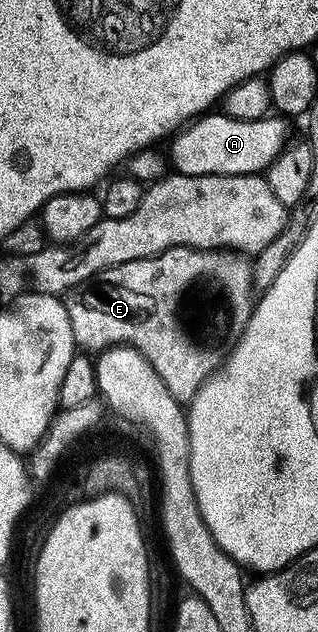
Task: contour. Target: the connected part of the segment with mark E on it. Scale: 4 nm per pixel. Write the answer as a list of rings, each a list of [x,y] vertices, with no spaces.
[[[168,248],[166,252],[160,252],[157,256],[143,258],[135,262],[127,262],[126,264],[103,270],[99,275],[93,276],[90,280],[85,280],[83,283],[76,284],[74,288],[69,289],[68,292],[64,293],[63,301],[66,310],[70,314],[71,326],[73,327],[73,342],[78,349],[100,354],[105,349],[114,346],[137,348],[149,359],[151,366],[155,366],[159,378],[163,378],[167,390],[171,390],[171,394],[175,399],[188,402],[205,385],[206,380],[225,363],[233,345],[245,333],[245,327],[255,307],[253,265],[248,255],[224,248]]]

